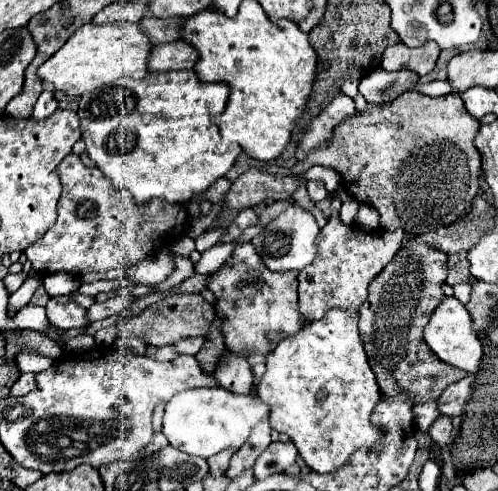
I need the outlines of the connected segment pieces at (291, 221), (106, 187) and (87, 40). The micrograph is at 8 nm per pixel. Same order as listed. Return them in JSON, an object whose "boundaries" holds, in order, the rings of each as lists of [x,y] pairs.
{"boundaries":[[[[298,203],[288,205],[288,209],[284,213],[280,213],[274,221],[270,221],[254,239],[252,245],[256,249],[256,253],[260,255],[260,259],[264,261],[264,265],[270,271],[302,271],[306,265],[312,263],[314,255],[316,255],[316,235],[318,235],[320,227],[316,225],[316,219],[310,211],[302,209]]],[[[70,153],[62,163],[58,165],[58,175],[62,179],[62,195],[58,201],[58,219],[54,227],[50,227],[42,239],[32,243],[24,255],[32,263],[32,269],[38,275],[46,273],[72,273],[72,275],[84,275],[90,271],[110,271],[110,269],[128,269],[130,265],[136,265],[142,261],[142,257],[148,257],[160,247],[168,247],[176,239],[178,233],[186,227],[186,209],[182,205],[170,205],[166,201],[148,201],[146,205],[134,205],[130,193],[114,189],[106,177],[102,177],[102,171],[98,167],[86,167],[78,155]]],[[[118,23],[118,25],[82,25],[72,33],[72,37],[38,67],[38,77],[52,83],[56,91],[70,97],[80,97],[104,83],[114,83],[120,77],[142,79],[146,77],[146,59],[152,45],[138,25]]]]}

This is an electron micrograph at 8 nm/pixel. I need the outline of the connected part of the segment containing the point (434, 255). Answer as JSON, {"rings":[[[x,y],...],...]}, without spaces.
{"rings":[[[410,241],[410,245],[402,247],[398,257],[394,257],[394,261],[390,261],[390,265],[386,265],[386,269],[370,283],[366,305],[360,309],[360,337],[384,397],[408,391],[414,397],[414,403],[424,403],[438,399],[448,385],[468,375],[466,371],[440,361],[432,349],[428,349],[426,341],[418,337],[418,325],[426,325],[430,313],[444,297],[440,287],[448,273],[446,259],[448,255],[424,243]]]}

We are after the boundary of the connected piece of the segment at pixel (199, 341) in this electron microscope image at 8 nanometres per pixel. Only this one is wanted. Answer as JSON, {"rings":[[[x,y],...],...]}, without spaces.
{"rings":[[[186,337],[186,339],[180,339],[174,343],[178,353],[184,352],[183,354],[188,355],[197,355],[202,345],[204,345],[204,337]]]}

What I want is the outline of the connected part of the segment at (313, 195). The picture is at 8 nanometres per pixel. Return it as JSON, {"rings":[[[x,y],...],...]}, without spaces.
{"rings":[[[308,181],[308,195],[314,203],[320,203],[322,199],[328,197],[328,191],[324,189],[322,181]]]}

